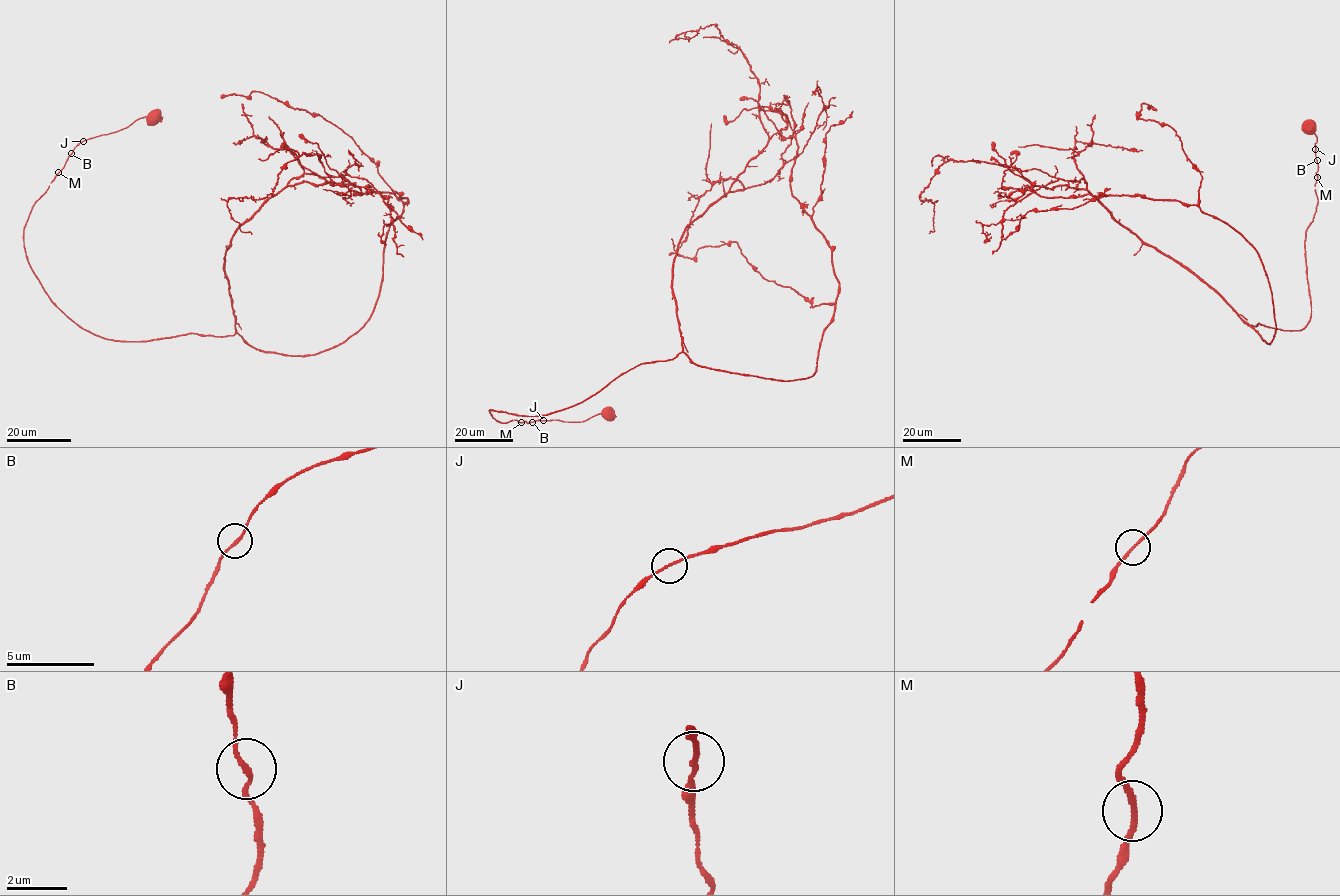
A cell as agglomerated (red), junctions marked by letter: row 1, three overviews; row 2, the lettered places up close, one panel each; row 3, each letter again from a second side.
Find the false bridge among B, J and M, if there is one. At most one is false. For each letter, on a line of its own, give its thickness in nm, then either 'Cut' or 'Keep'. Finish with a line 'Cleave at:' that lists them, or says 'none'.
B: Thickness 140 nm. Keep
J: Thickness 120 nm. Keep
M: Thickness 150 nm. Keep
Cleave at: none

